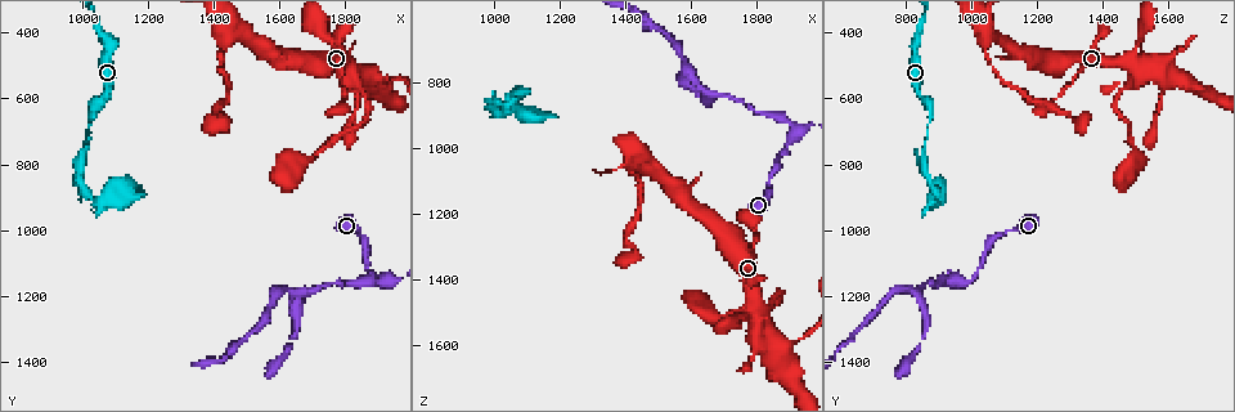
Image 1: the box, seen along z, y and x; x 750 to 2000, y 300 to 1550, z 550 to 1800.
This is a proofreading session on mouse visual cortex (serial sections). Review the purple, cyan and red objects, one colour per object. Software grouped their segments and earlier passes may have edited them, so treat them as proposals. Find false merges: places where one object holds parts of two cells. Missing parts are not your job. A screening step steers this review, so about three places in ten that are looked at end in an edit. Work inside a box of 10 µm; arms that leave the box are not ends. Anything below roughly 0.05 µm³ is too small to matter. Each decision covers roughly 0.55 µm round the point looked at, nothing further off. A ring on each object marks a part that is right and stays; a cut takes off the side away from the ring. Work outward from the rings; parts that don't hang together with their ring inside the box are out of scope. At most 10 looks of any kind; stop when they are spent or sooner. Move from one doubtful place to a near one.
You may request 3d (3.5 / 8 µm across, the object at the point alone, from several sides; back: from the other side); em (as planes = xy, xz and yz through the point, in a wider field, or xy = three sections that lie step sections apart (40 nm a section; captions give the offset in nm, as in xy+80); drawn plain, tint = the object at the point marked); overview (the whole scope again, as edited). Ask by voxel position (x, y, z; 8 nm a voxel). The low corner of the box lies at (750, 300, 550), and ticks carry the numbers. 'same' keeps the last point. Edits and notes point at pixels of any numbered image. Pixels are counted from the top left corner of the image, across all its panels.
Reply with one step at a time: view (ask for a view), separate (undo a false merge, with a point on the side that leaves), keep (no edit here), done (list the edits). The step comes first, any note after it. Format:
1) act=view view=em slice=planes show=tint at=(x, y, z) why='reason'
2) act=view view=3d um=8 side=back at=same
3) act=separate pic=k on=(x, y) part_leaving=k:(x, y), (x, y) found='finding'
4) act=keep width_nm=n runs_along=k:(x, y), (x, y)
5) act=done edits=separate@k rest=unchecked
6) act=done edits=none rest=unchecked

act=view view=3d um=8 at=(1910, 1160, 950) why='a fork'

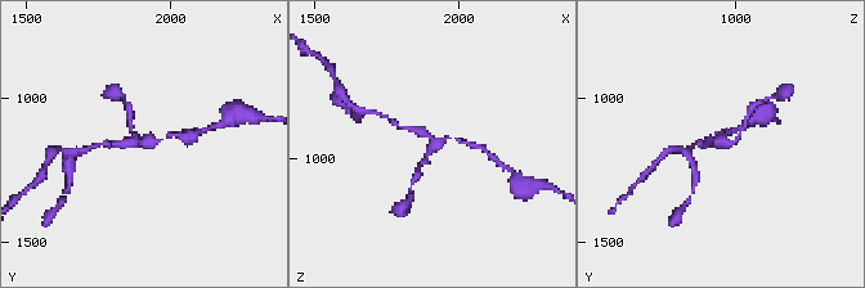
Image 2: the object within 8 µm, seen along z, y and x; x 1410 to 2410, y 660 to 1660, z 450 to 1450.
act=view view=em slice=planes show=tint at=same why='now the EM'

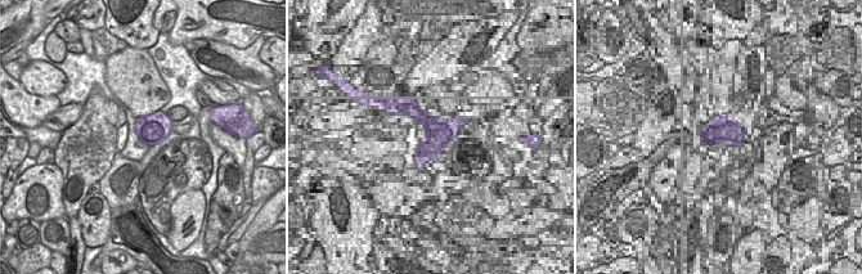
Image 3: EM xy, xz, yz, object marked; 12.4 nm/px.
act=keep arm_widths_nm=100,150,250 found='all the same cell'

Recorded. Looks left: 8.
act=view view=3d um=3.5 at=(1670, 1190, 840)

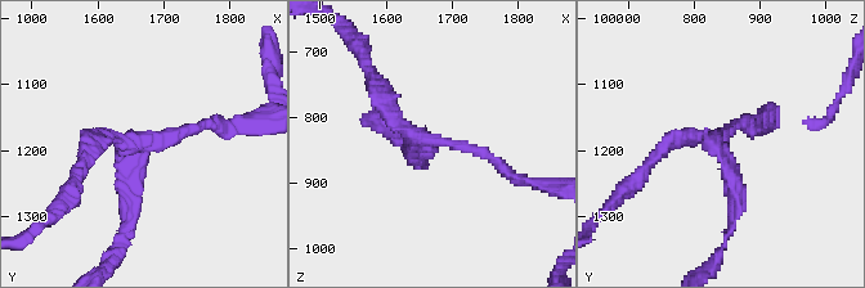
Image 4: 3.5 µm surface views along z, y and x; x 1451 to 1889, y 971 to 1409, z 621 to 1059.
act=view view=em slice=xy step=2 show=tint at=(1665, 1190, 840) arms=3 arm_widths_nm=150,200,250 why='shape alone is not enough'

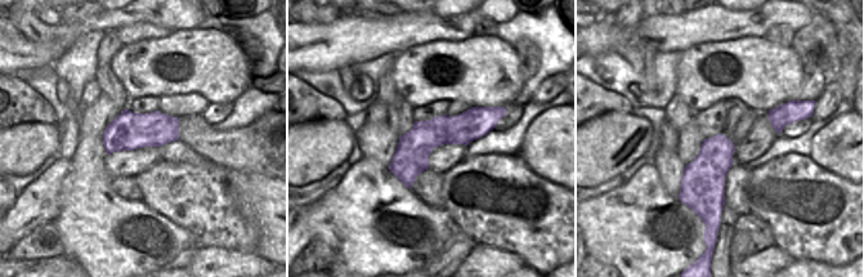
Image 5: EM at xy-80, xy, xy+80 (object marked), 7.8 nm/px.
act=separate pic=4 on=(734, 212) part_leaving=4:(729, 156), (739, 207), (712, 266) found='a second cell is stuck on'

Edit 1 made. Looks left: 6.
act=view view=overview why='see it whole again'

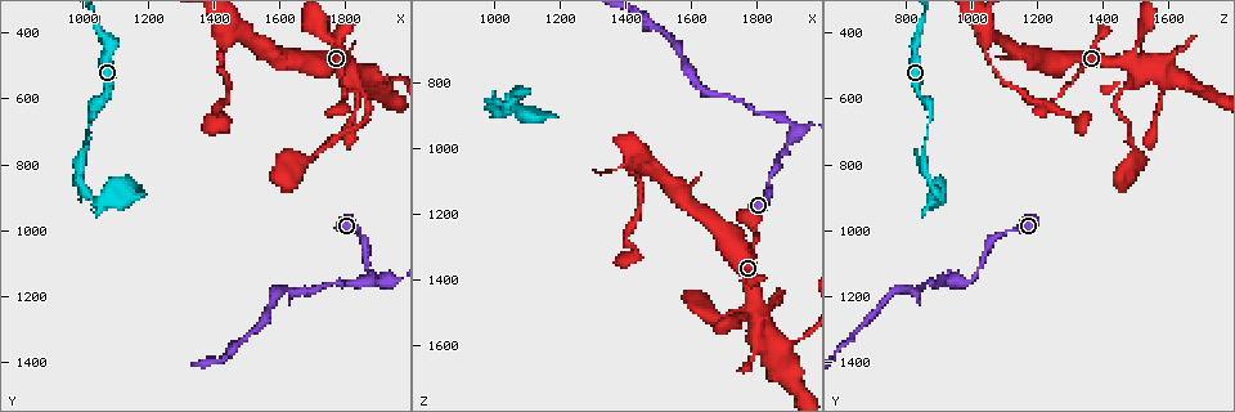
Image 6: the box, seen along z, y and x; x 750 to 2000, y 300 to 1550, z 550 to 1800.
act=view view=3d um=3.5 side=back at=(1430, 510, 1060) why='narrows sharply'

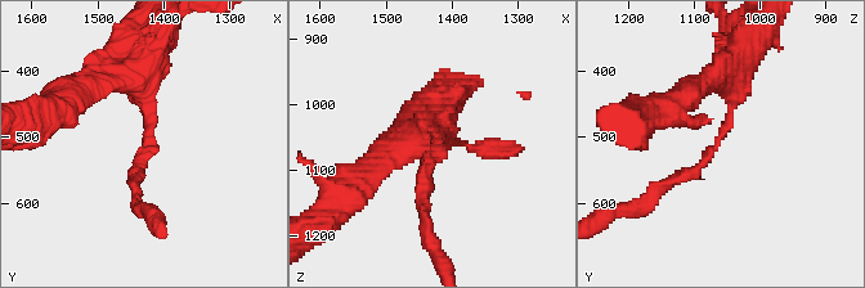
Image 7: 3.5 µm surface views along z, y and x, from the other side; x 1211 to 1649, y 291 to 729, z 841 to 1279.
act=view view=em slice=planes show=tint at=(1415, 515, 1065)

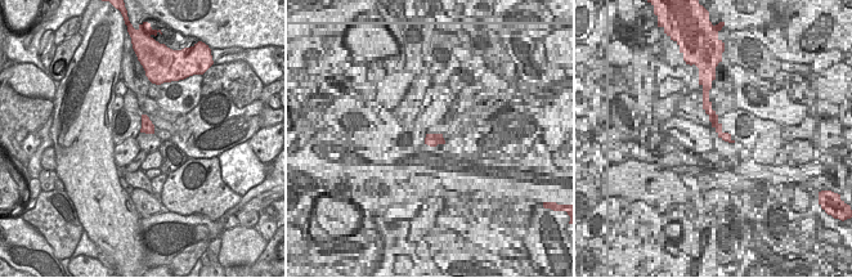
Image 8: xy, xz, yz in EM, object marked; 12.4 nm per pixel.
act=keep runs_along=7:(725, 75), (731, 109), (718, 142), (653, 197) found='all the same cell'

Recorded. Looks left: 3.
act=view view=3d um=8 at=(1860, 620, 1440) why='abrupt turn'

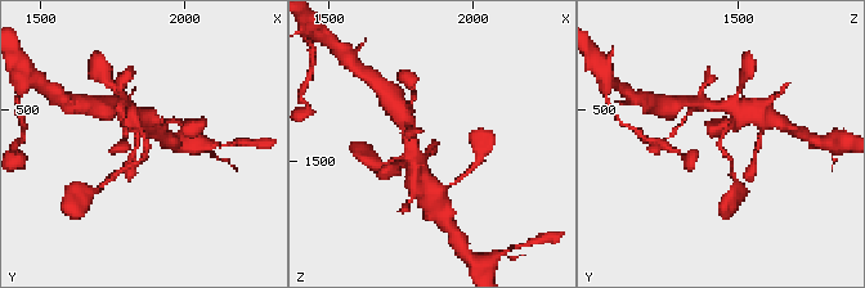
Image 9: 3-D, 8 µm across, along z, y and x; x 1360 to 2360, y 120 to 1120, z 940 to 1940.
act=view view=3d um=3.5 at=same why='closer look'

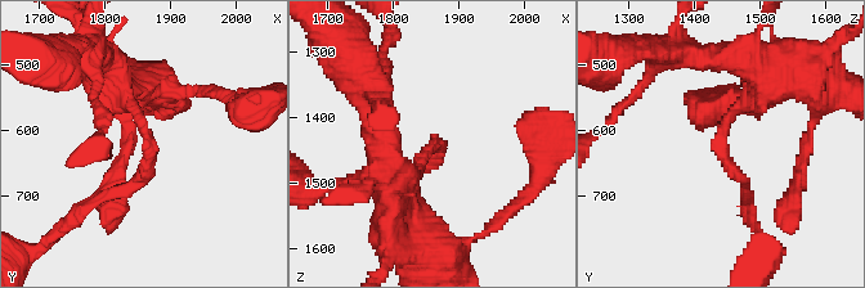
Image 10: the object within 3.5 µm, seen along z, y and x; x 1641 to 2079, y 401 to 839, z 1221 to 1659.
act=view view=em slice=xy step=3 show=tint at=(1860, 620, 1440) arm_widths_nm=150,200

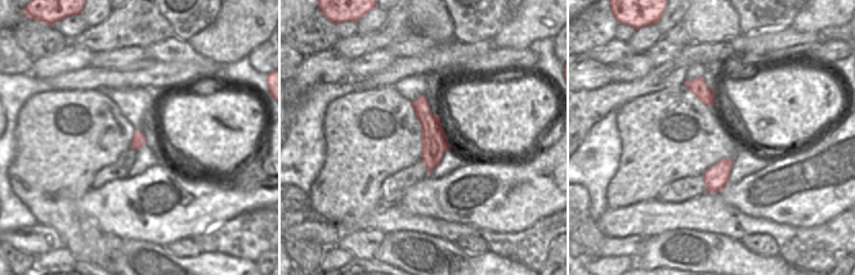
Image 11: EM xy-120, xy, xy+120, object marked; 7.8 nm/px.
act=keep runs_along=11:(421, 99), (430, 124), (430, 166) found='continuous, no second cell'

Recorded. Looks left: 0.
act=done edits=separate@4 rest=unchecked

